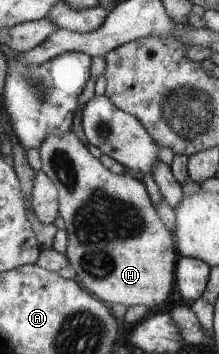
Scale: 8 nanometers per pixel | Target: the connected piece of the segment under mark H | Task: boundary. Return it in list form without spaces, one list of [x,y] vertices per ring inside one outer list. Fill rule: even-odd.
[[[68,131],[64,135],[52,133],[38,148],[42,161],[42,171],[48,175],[60,190],[60,217],[64,219],[68,232],[65,257],[76,271],[75,280],[84,289],[89,289],[104,303],[142,305],[148,309],[162,305],[170,291],[176,265],[176,249],[170,231],[164,227],[162,219],[154,211],[154,205],[146,193],[142,181],[129,174],[114,175],[98,159],[94,159],[84,145],[84,141]]]

